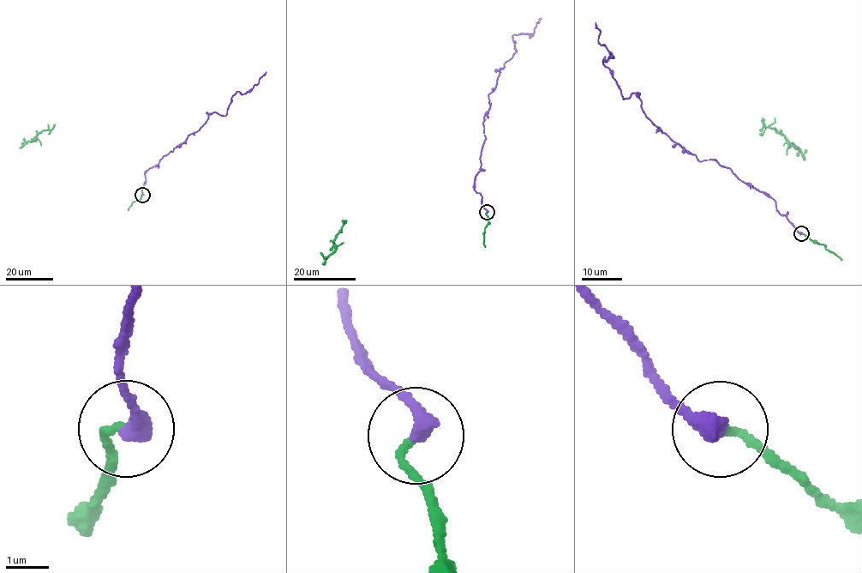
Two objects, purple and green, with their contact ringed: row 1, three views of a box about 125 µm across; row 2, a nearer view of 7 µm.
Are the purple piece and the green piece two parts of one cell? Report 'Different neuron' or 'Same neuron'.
Same neuron

